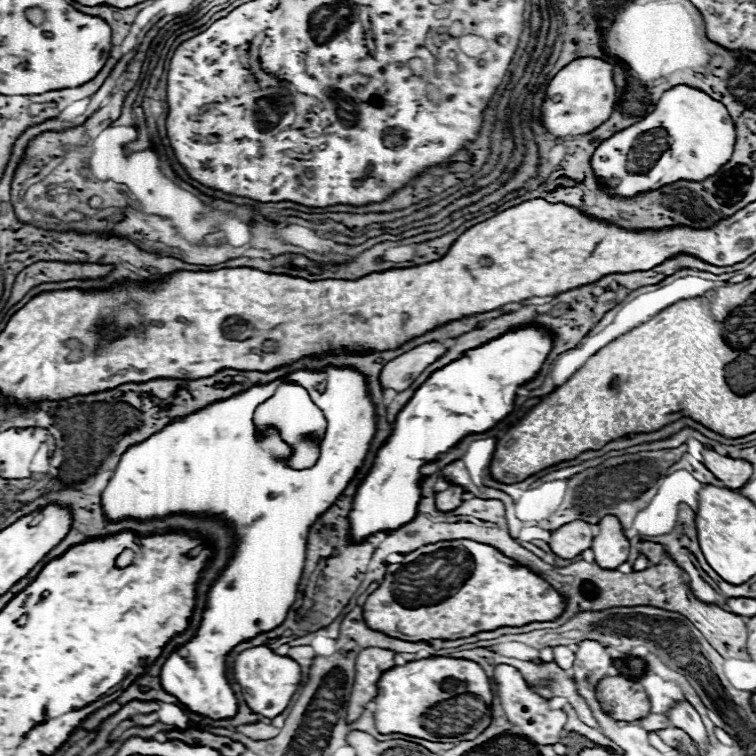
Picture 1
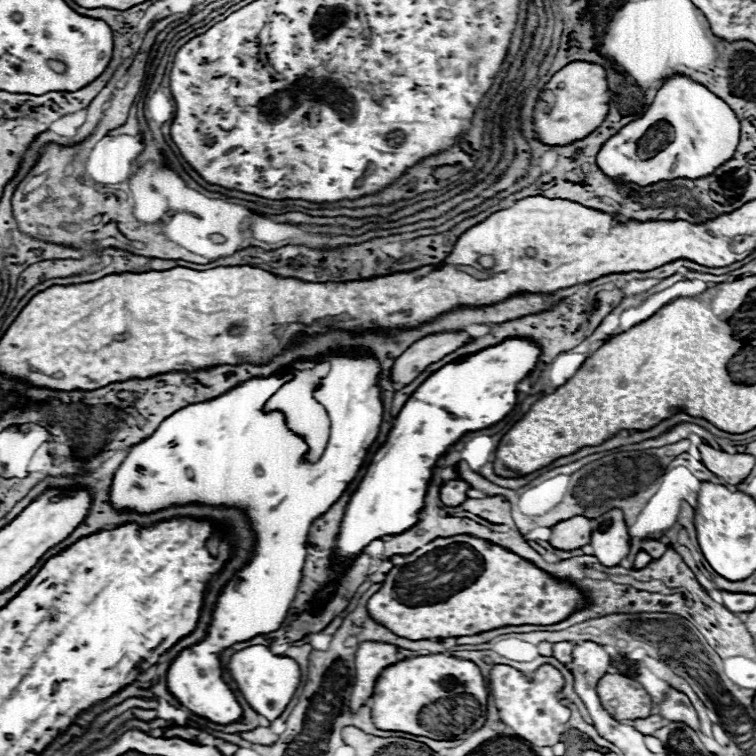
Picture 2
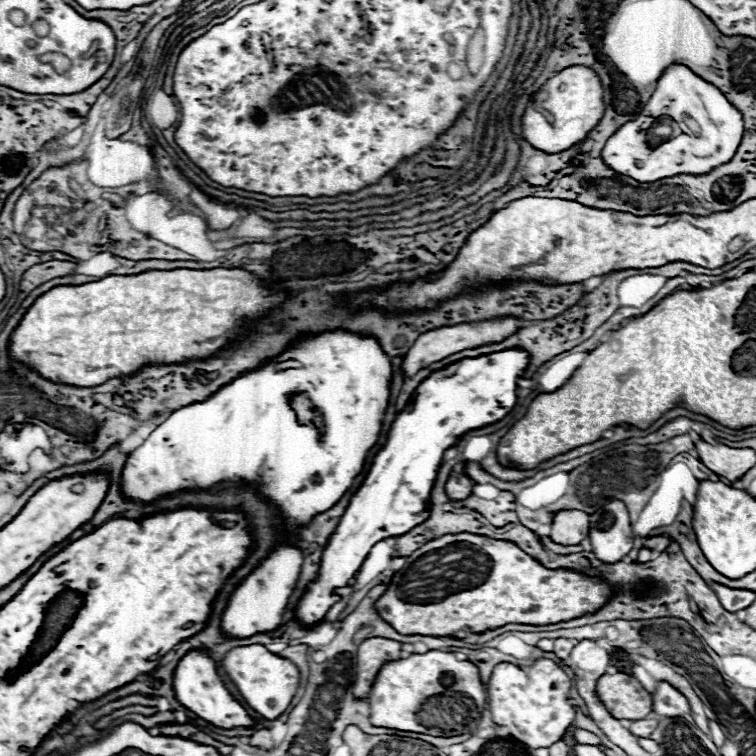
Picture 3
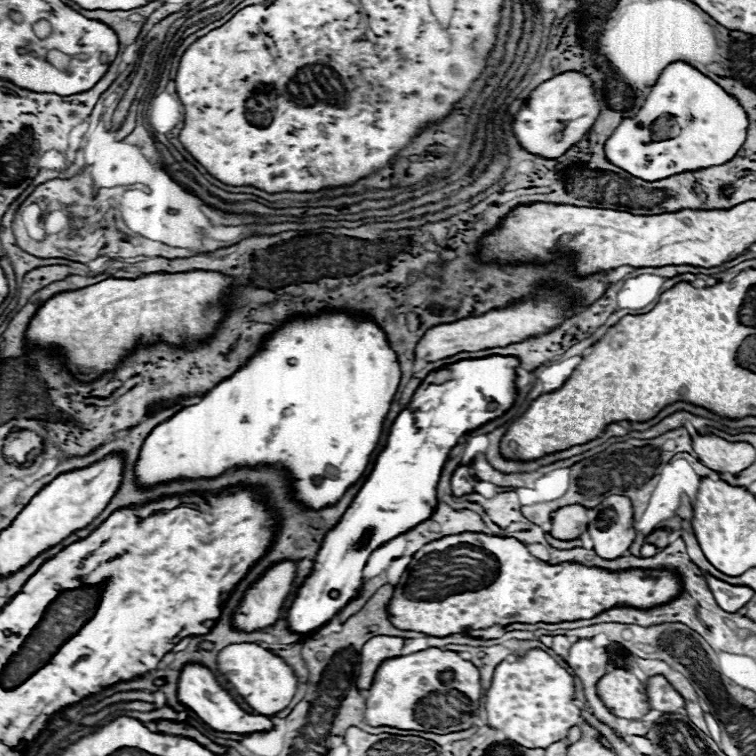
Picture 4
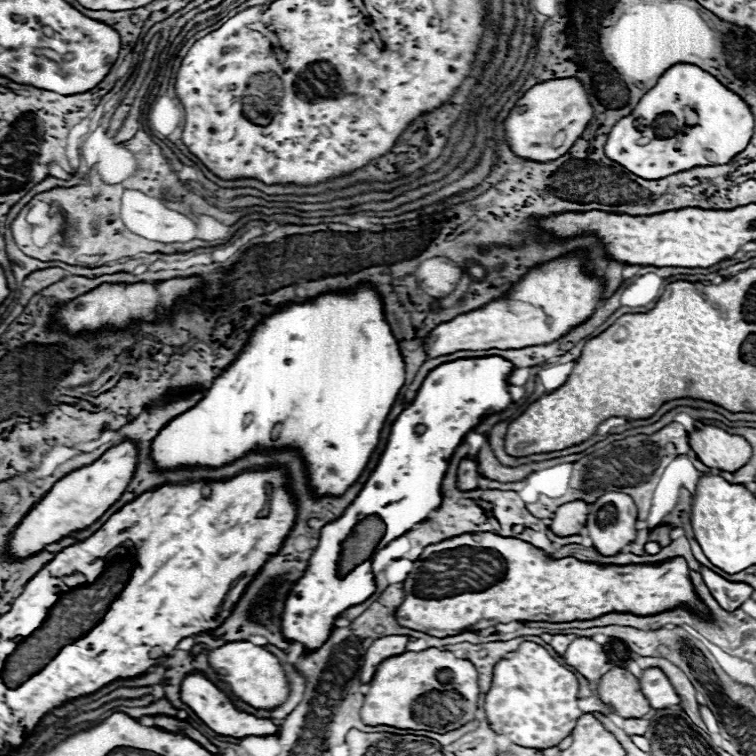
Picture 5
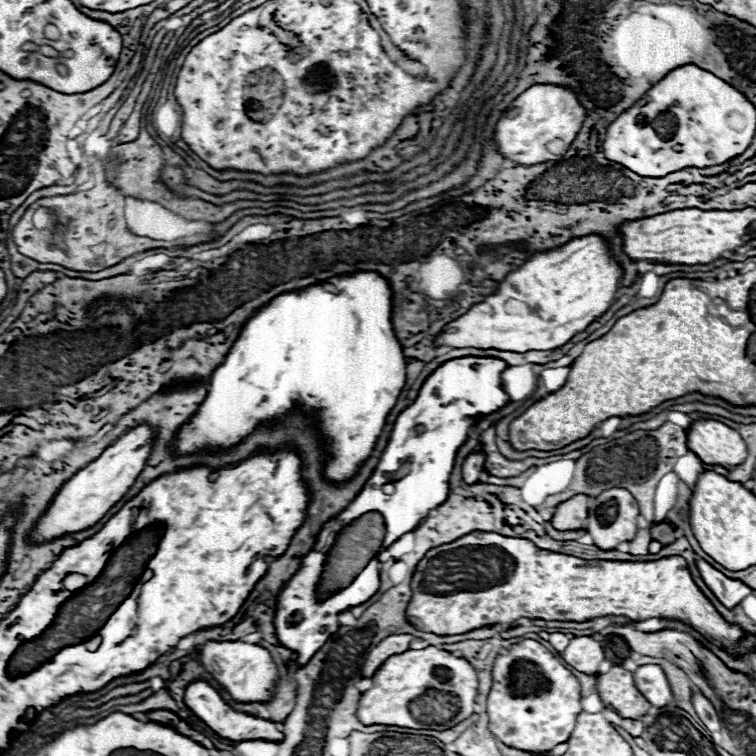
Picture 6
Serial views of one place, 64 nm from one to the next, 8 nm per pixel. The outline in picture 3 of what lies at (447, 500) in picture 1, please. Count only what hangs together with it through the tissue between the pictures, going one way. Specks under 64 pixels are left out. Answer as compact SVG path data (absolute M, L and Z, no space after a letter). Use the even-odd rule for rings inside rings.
M460 472L460 474L448 478L446 494L450 500L464 500L466 496L472 494L472 486L474 486L474 482L464 472Z

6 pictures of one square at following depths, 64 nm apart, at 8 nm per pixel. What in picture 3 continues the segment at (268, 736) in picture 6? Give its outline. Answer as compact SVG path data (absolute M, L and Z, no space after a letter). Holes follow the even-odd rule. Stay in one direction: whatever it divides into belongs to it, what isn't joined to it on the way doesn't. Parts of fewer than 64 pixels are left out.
M188 652L180 660L180 664L176 666L176 672L174 672L174 694L182 706L186 706L188 710L192 710L194 714L198 714L200 718L204 718L206 722L210 722L218 728L230 730L230 728L250 728L250 726L258 724L258 720L250 718L246 714L246 710L230 696L230 692L226 690L226 686L220 680L220 676L216 674L214 662L204 652Z

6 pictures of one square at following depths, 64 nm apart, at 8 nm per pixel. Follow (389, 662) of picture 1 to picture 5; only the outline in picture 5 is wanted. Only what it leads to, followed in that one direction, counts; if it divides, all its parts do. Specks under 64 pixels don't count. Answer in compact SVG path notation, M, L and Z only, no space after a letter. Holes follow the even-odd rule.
M384 636L378 638L366 652L364 656L364 664L360 670L360 680L362 682L370 682L378 664L390 656L402 654L406 652L406 644L408 644L408 636Z

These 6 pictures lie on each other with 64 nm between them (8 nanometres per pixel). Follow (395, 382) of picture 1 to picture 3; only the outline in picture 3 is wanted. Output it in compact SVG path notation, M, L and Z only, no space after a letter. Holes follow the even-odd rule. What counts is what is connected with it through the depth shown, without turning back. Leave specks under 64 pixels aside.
M506 316L506 318L494 318L494 320L482 320L482 322L470 322L470 324L454 324L454 326L446 326L446 328L434 328L426 334L422 334L414 346L410 348L410 352L404 358L404 374L410 378L414 376L418 370L430 366L432 362L444 360L446 356L452 356L454 352L462 352L462 350L470 350L470 348L478 348L482 344L494 344L494 342L502 342L504 338L508 338L510 334L514 334L518 328L522 328L526 324L526 320L522 318L514 318L514 316Z

